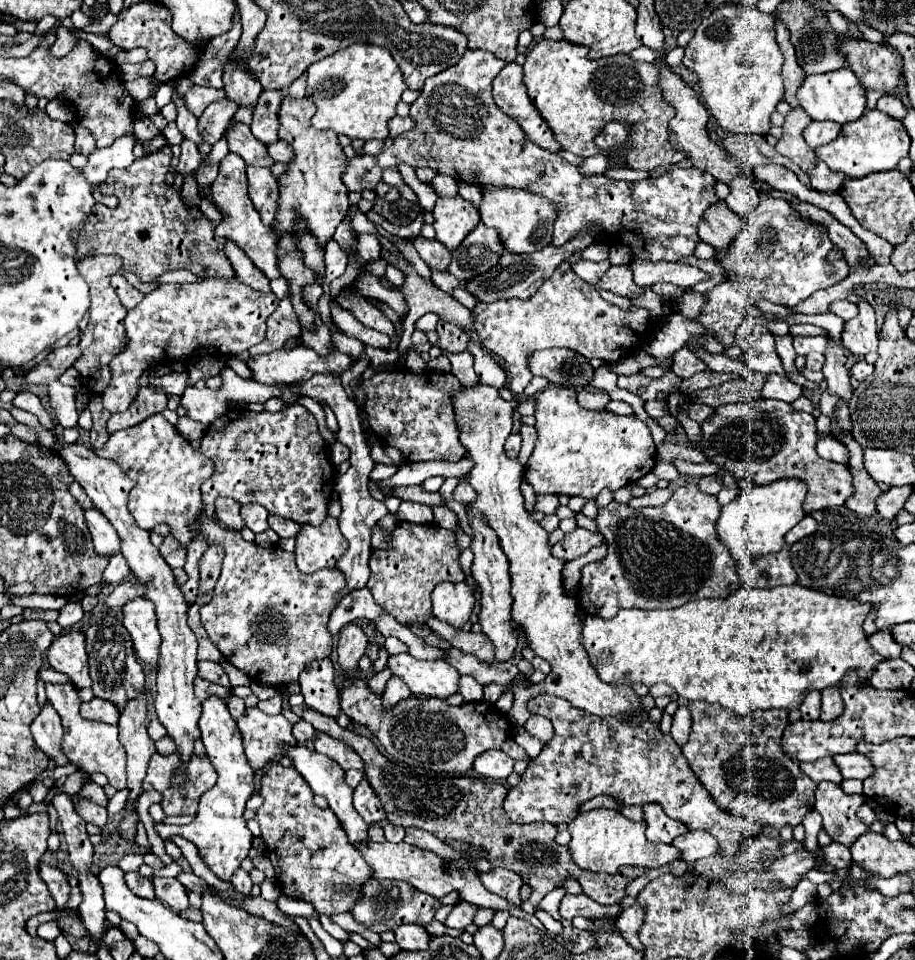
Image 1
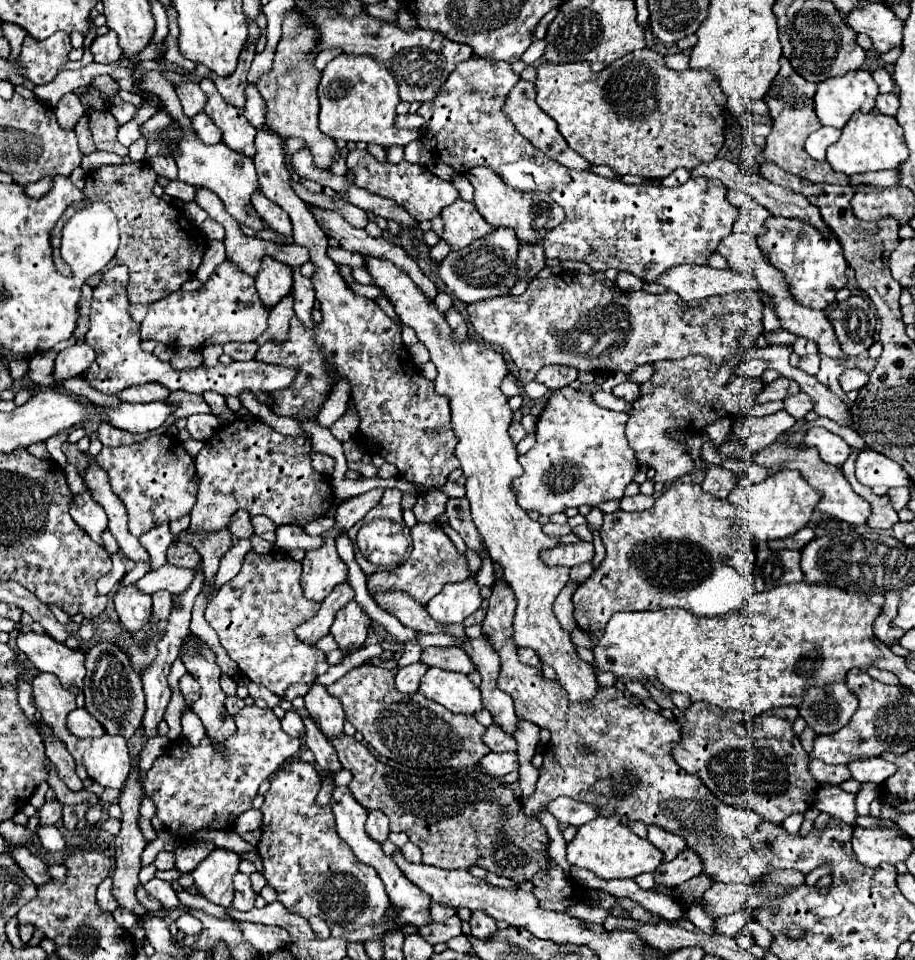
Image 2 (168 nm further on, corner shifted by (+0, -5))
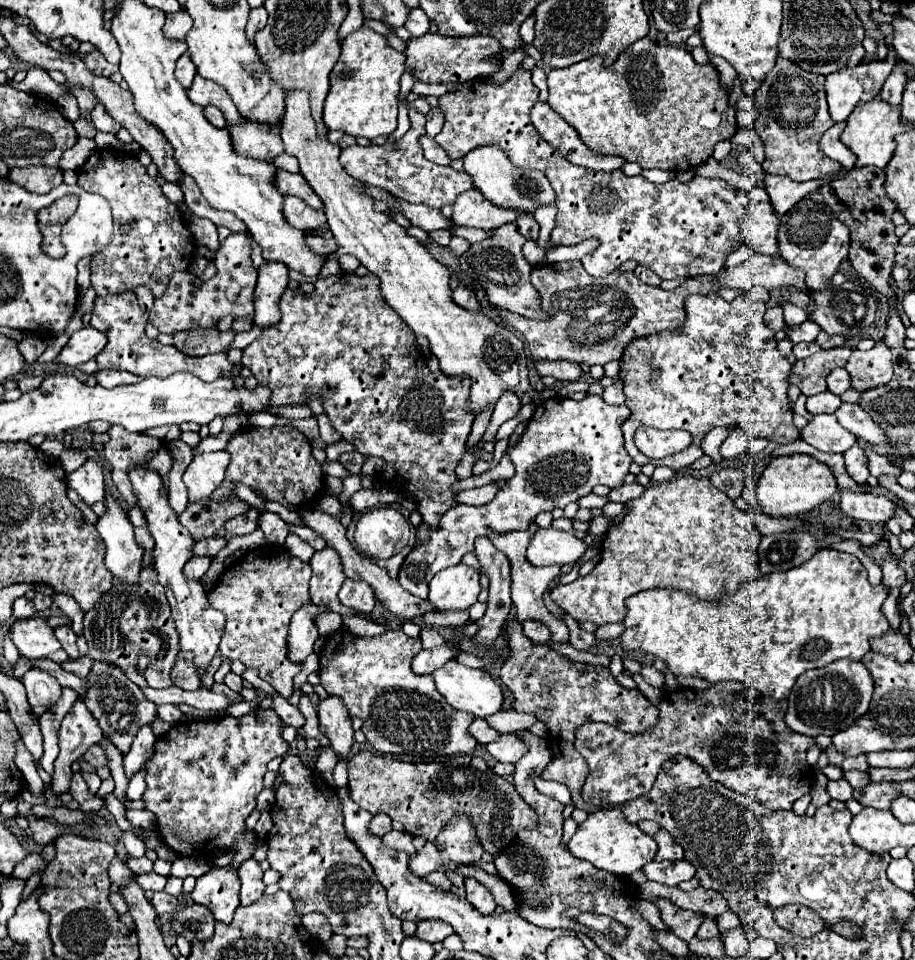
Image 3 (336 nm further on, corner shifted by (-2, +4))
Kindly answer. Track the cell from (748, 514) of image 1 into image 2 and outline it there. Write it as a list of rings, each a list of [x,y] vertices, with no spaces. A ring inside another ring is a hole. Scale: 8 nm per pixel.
[[[797,470],[777,472],[751,488],[747,498],[737,506],[733,526],[747,528],[755,536],[755,544],[769,544],[773,540],[783,540],[793,536],[801,526],[809,522],[817,500],[819,500],[817,492],[801,478]]]

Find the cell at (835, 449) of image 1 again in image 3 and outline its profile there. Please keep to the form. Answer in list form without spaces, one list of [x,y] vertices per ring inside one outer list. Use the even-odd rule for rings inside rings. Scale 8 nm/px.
[[[819,415],[819,421],[809,421],[801,429],[801,439],[811,447],[829,453],[843,453],[857,443],[857,437],[841,427],[835,415]]]

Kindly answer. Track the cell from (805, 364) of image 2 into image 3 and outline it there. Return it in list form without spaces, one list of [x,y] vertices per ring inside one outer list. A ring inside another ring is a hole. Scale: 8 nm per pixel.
[[[797,343],[797,345],[793,347],[793,353],[795,353],[797,359],[805,359],[807,355],[811,355],[811,353],[819,351],[819,349],[821,349],[821,347],[819,347],[817,343]]]

